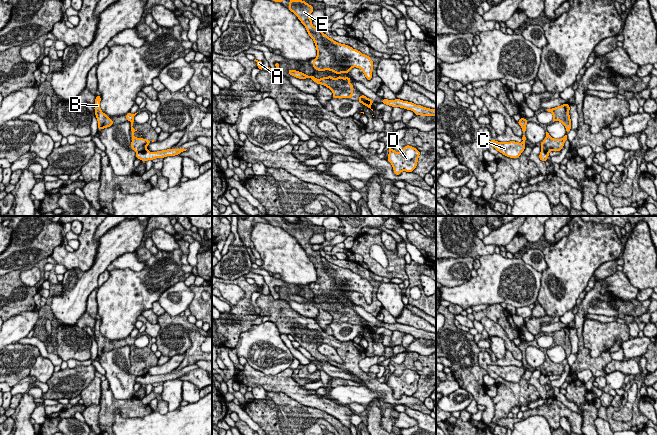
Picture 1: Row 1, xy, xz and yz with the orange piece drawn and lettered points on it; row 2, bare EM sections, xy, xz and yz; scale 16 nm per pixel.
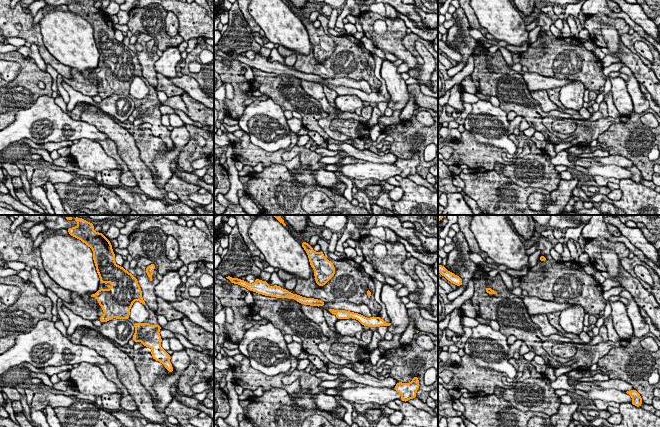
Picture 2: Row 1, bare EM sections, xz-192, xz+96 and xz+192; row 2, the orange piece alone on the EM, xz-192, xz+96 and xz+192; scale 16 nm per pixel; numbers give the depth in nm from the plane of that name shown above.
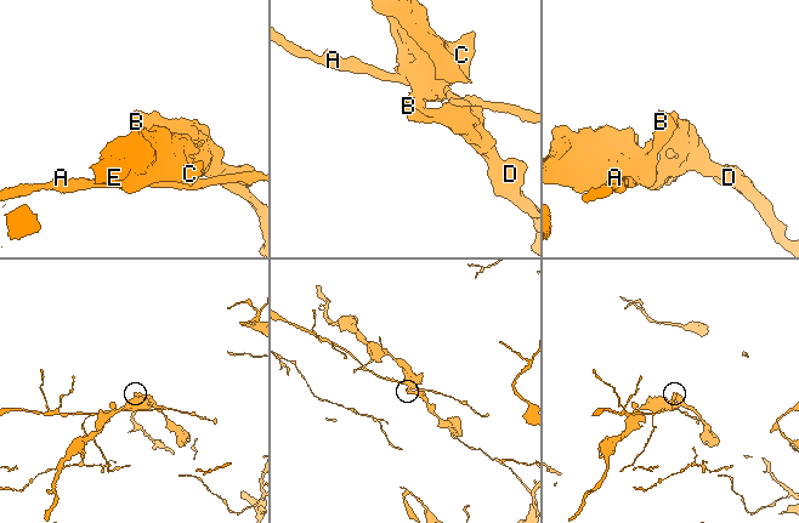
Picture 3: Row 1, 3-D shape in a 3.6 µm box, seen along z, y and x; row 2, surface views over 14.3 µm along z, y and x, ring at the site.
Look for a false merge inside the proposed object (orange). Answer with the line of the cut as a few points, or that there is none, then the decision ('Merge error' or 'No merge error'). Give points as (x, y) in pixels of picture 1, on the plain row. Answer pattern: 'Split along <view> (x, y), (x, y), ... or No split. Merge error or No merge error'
Split along xz (322, 301), (326, 302), (334, 310). Merge error

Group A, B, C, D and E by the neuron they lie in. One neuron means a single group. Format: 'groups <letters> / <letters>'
groups A / B C D E

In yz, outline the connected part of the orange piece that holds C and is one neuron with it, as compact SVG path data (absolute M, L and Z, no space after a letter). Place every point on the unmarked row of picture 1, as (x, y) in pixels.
M522 359L522 367L510 365L510 366L498 366L490 364L488 367L494 371L497 375L510 382L518 382L525 373L526 359Z

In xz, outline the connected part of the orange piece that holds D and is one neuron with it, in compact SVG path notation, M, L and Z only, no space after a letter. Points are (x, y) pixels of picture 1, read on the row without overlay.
M406 369L400 376L396 376L389 370L389 378L387 384L393 390L394 398L400 399L402 395L413 396L417 391L420 375L415 371Z

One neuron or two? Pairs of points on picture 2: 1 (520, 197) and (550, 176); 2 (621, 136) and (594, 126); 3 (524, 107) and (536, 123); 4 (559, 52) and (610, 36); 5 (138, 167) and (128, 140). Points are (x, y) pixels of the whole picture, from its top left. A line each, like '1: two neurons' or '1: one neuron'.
1: two neurons
2: two neurons
3: one neuron
4: two neurons
5: one neuron

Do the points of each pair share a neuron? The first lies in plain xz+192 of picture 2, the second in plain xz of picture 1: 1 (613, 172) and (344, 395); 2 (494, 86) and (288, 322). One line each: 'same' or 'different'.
1: same
2: same

